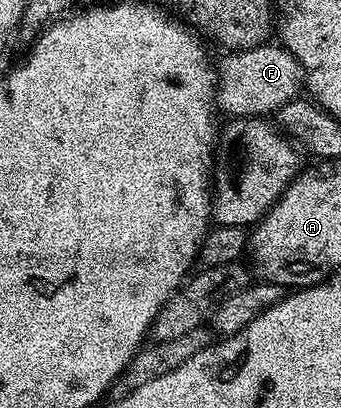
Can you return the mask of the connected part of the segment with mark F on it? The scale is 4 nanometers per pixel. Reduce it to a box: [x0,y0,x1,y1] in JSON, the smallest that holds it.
[216,43,304,118]

